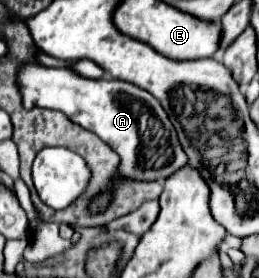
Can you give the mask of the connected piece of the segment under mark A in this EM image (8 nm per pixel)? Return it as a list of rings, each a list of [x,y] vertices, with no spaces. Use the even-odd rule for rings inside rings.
[[[24,65],[18,73],[20,93],[26,109],[46,107],[66,113],[68,119],[96,133],[118,155],[118,175],[112,181],[138,179],[138,181],[166,181],[174,171],[186,165],[186,153],[180,147],[174,125],[170,123],[162,105],[148,91],[118,81],[112,77],[88,79],[74,69],[52,69],[44,65]]]

